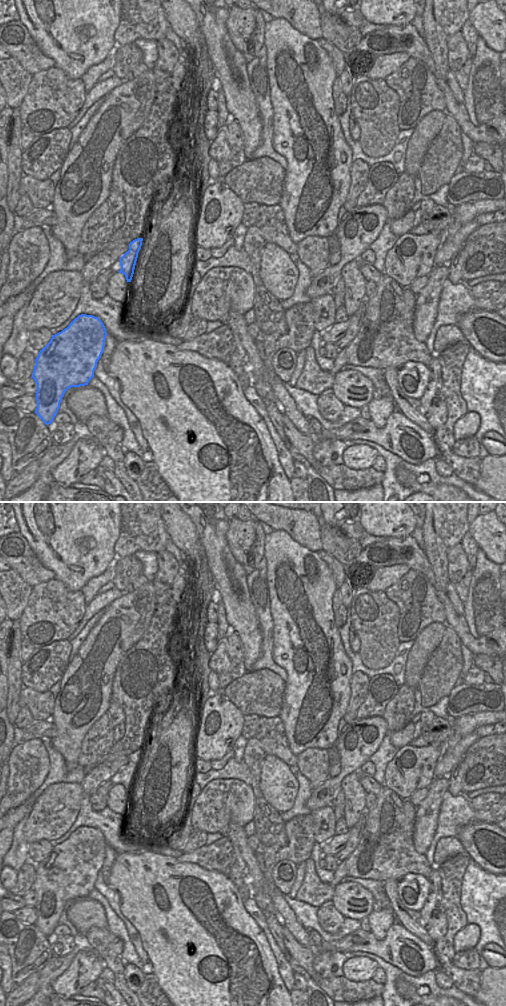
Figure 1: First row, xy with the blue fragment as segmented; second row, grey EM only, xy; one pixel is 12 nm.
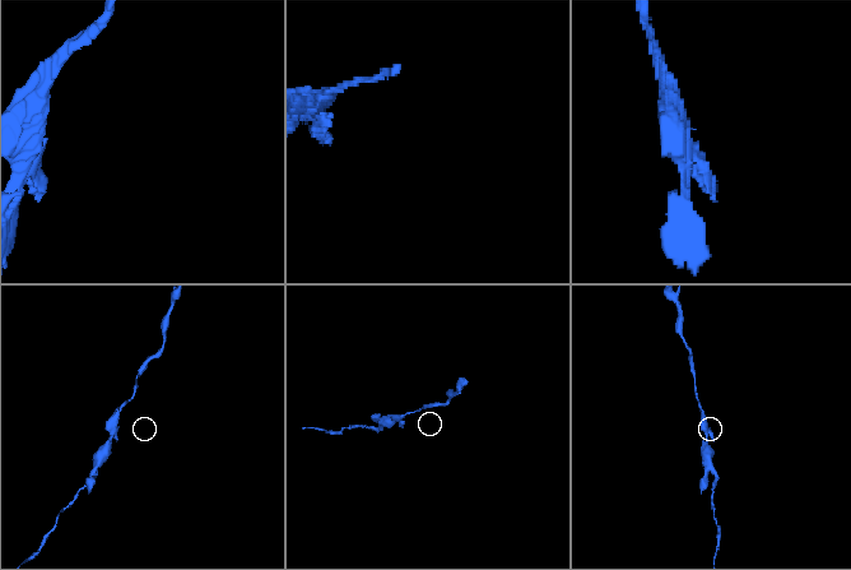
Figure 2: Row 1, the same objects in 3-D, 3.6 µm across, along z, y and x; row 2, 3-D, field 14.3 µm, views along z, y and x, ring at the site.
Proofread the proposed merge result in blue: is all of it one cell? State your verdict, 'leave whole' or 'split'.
split

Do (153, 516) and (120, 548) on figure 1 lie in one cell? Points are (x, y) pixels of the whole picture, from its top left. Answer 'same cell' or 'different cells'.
same cell

